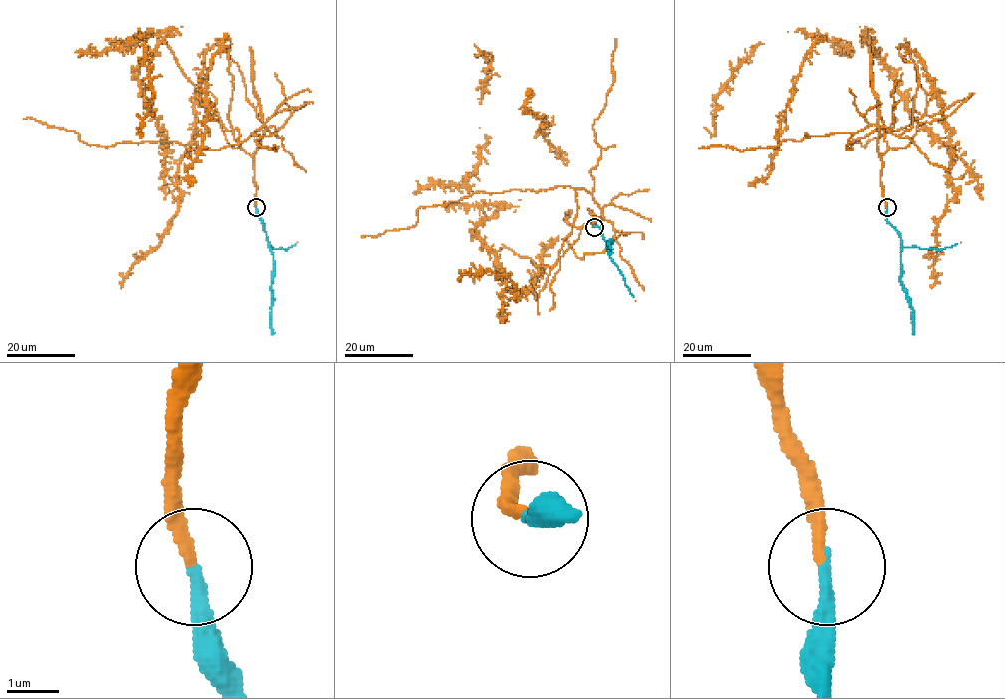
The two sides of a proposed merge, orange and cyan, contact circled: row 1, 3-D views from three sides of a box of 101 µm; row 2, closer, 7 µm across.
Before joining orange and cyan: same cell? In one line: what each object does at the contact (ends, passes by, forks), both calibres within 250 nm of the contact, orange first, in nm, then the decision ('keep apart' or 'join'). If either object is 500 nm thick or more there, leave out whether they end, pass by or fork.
orange ends; cyan ends; calibres 220 and 280 nm; join

